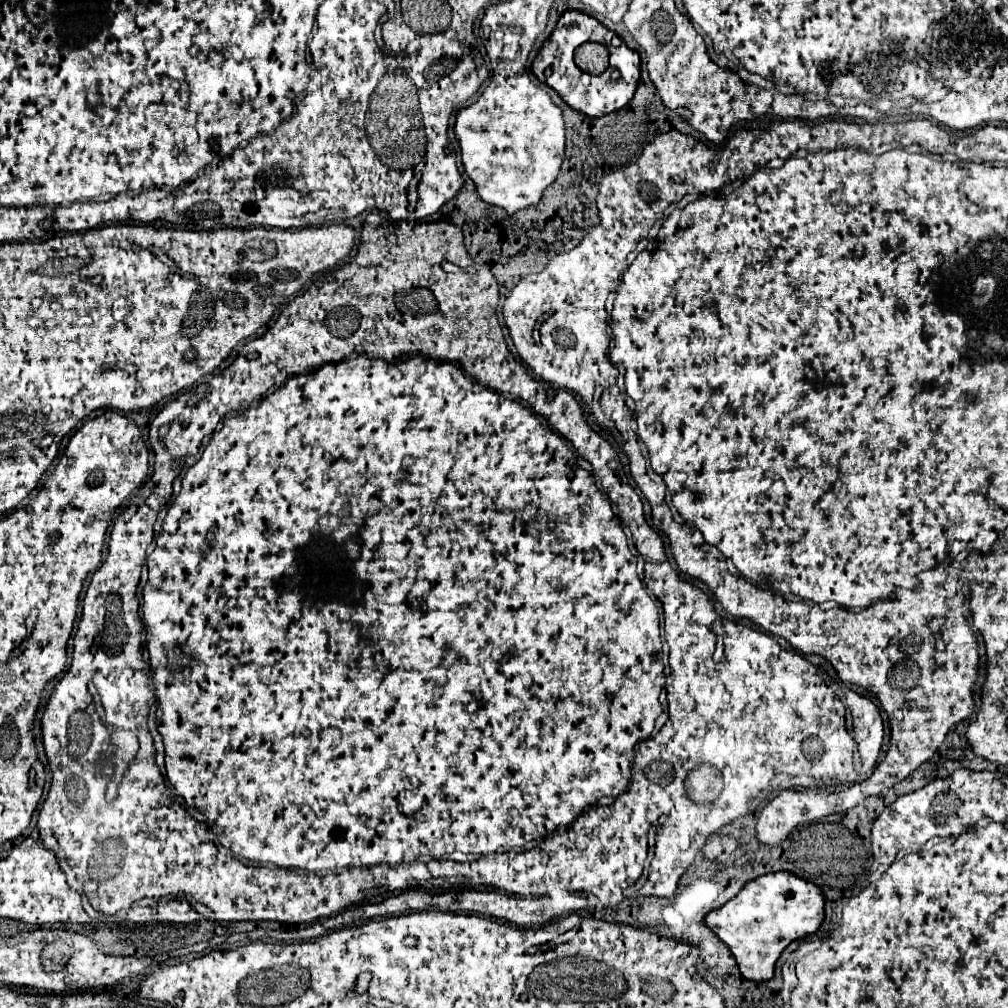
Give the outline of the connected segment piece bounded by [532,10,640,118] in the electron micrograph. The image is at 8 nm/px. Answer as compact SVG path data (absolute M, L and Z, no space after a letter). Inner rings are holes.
M566 10L562 14L562 18L556 24L556 30L552 32L552 36L544 42L544 46L540 48L538 56L532 62L532 72L538 78L544 78L544 82L556 90L560 94L560 98L574 108L576 112L590 116L590 118L600 118L604 114L616 112L620 108L624 108L638 86L638 78L640 78L640 56L630 50L626 44L620 44L618 48L612 48L610 42L614 38L614 32L610 32L608 28L604 28L598 20L590 18L584 12L576 12L576 10ZM584 42L598 42L604 44L606 48L610 48L610 66L606 68L604 74L600 76L590 76L582 70L578 70L578 66L572 62L572 54L578 46L582 46ZM550 68L552 76L544 76L544 70Z

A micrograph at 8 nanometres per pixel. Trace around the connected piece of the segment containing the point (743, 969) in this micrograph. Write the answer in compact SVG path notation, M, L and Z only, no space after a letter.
M772 872L764 874L756 880L750 880L726 906L710 912L706 916L708 928L730 948L732 956L736 958L736 964L740 968L740 974L746 980L752 982L766 982L774 976L776 960L780 958L780 952L792 942L806 934L814 934L824 918L824 896L820 888L814 888L814 884L804 882L802 878L790 874L790 872Z

